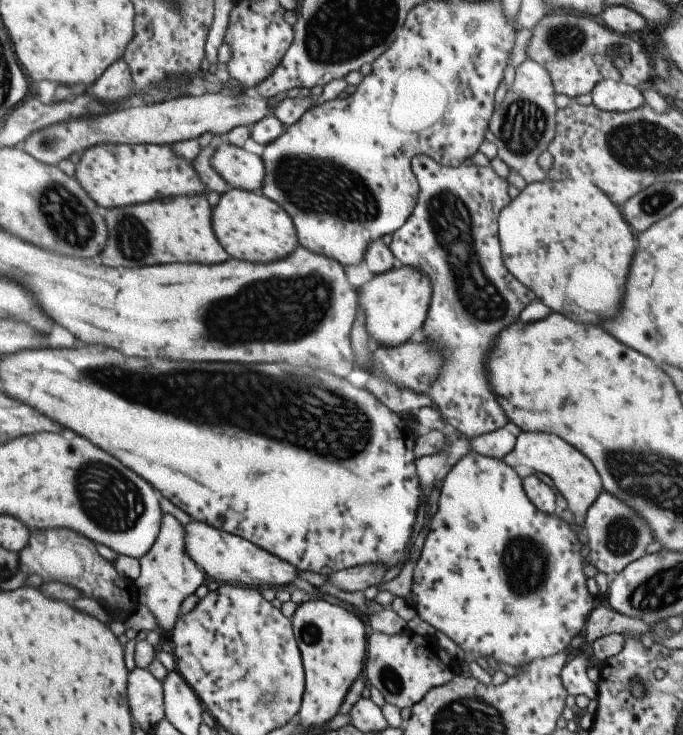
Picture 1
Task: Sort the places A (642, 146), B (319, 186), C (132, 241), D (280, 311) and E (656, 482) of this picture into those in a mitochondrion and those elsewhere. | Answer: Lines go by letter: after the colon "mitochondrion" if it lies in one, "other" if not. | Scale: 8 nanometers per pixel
A: mitochondrion
B: mitochondrion
C: mitochondrion
D: mitochondrion
E: mitochondrion

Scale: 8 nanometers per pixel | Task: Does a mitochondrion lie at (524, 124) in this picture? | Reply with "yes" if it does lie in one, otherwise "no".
yes

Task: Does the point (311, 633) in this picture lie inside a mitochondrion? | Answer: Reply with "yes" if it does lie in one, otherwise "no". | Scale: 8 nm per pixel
yes

